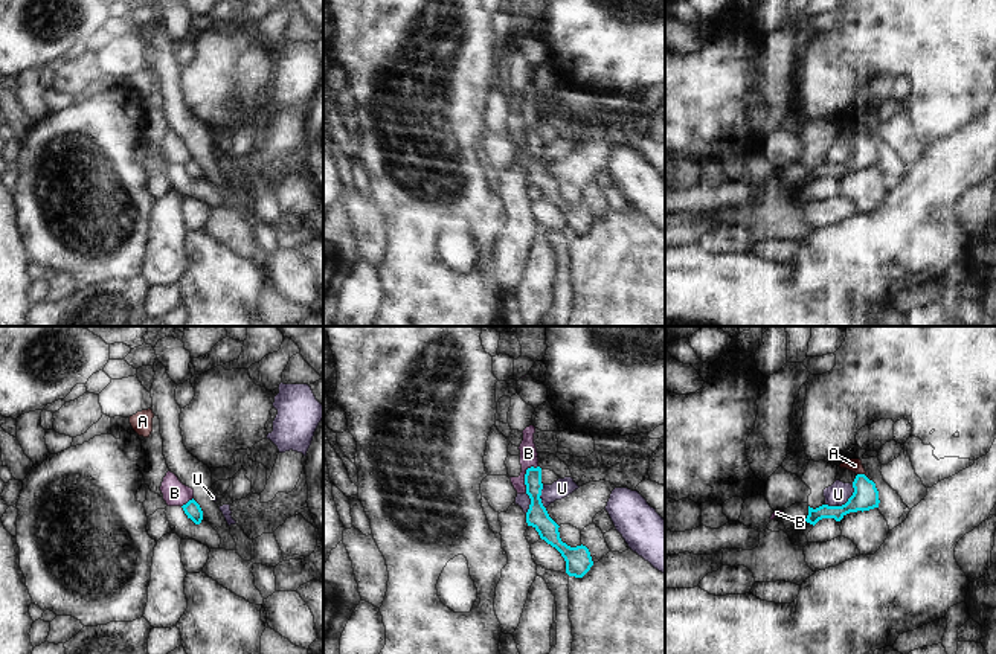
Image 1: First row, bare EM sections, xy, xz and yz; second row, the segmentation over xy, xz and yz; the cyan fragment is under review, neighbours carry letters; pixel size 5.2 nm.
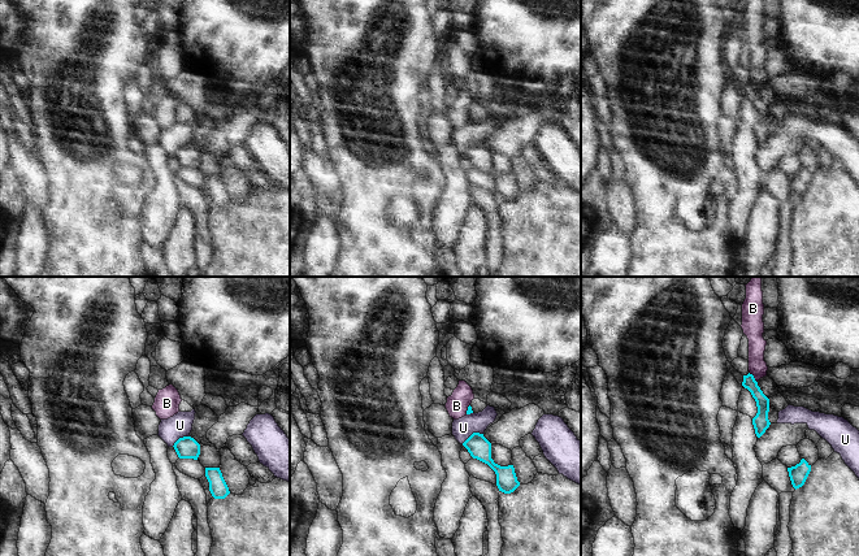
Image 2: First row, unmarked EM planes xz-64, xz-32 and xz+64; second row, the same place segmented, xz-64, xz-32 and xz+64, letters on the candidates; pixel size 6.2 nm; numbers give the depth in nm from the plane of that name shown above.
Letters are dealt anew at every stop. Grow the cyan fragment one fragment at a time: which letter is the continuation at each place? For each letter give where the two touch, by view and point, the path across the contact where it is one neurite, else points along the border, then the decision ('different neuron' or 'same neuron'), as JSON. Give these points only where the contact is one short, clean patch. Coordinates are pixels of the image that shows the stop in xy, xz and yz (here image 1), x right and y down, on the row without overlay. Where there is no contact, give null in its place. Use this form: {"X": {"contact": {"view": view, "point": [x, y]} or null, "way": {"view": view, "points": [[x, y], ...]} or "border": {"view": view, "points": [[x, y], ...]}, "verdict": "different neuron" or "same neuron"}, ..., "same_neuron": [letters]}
{"A": {"contact": {"view": "yz", "point": [862, 133]}, "border": {"view": "yz", "points": [[857, 131], [865, 134]]}, "verdict": "different neuron"}, "B": {"contact": {"view": "xz", "point": [525, 134]}, "border": {"view": "xz", "points": [[537, 124], [526, 128], [525, 150]]}, "verdict": "different neuron"}, "U": {"contact": {"view": "yz", "point": [845, 162]}, "border": {"view": "yz", "points": [[853, 144], [853, 153], [844, 162], [825, 163]]}, "verdict": "different neuron"}, "same_neuron": []}

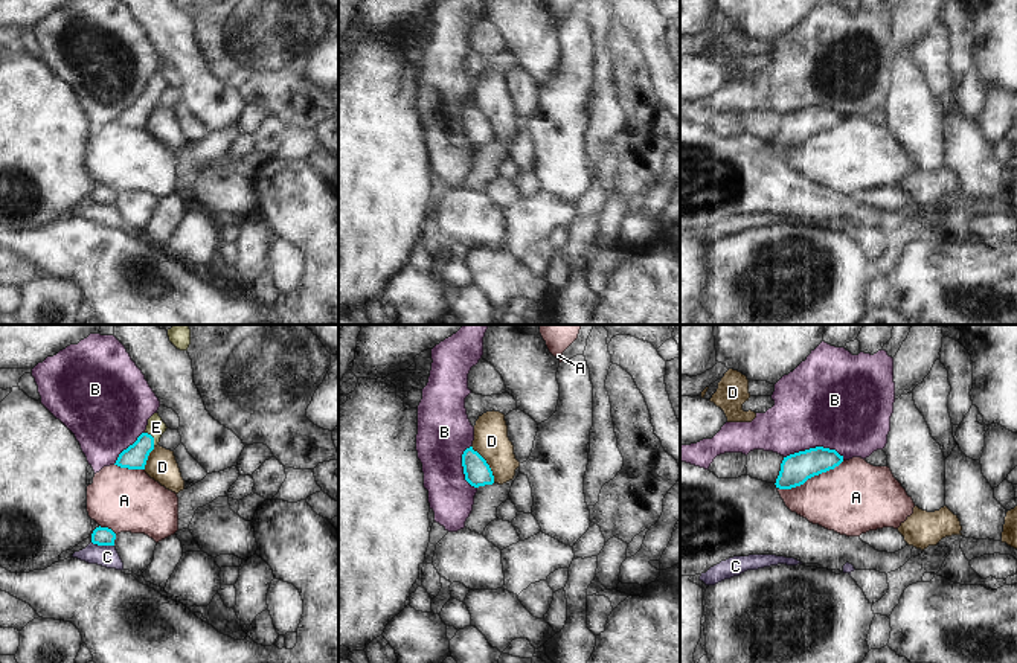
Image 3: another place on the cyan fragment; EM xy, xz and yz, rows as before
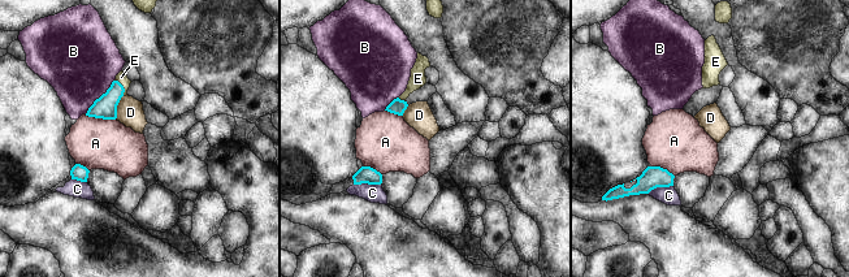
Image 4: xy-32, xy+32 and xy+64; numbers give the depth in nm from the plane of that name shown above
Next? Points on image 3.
{"A": {"contact": {"view": "yz", "point": [810, 136]}, "verdict": "different neuron"}, "B": {"contact": {"view": "yz", "point": [813, 107]}, "border": {"view": "yz", "points": [[843, 115], [834, 108], [810, 105], [784, 116]]}, "verdict": "different neuron"}, "C": {"contact": {"view": "xy", "point": [102, 203]}, "border": {"view": "xy", "points": [[92, 200], [101, 204], [113, 204]]}, "verdict": "different neuron"}, "D": {"contact": {"view": "xz", "point": [487, 122]}, "border": {"view": "xz", "points": [[471, 104], [488, 124], [494, 140]]}, "verdict": "different neuron"}, "E": {"contact": {"view": "xy", "point": [153, 96]}, "way": {"view": "xy", "points": [[134, 116], [153, 96], [156, 86]]}, "verdict": "same neuron"}, "same_neuron": ["E"]}

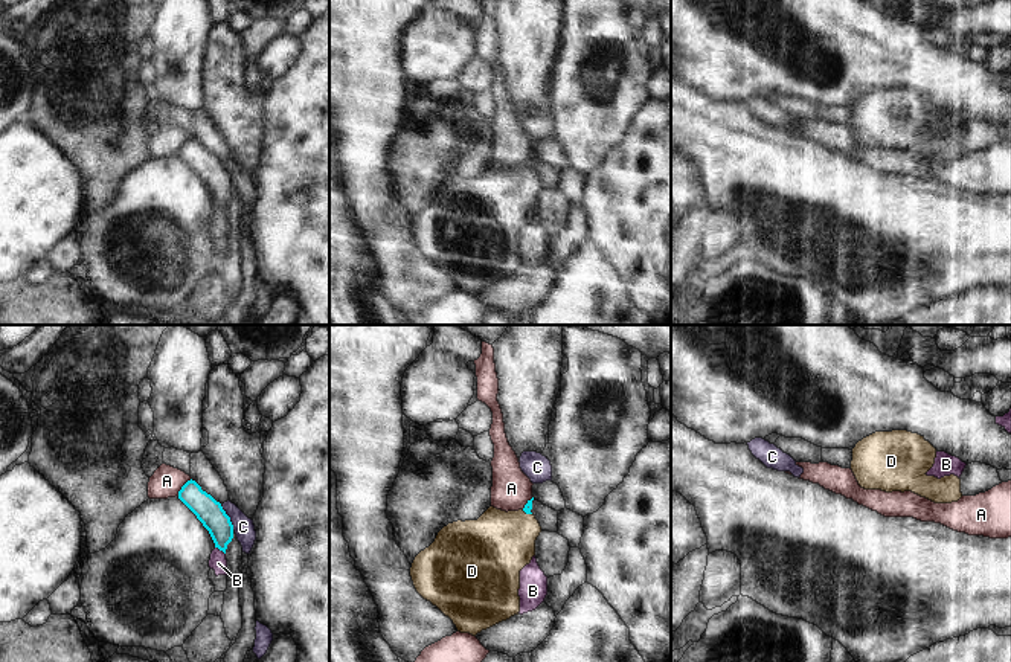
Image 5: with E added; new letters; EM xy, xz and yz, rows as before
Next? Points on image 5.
{"A": {"contact": {"view": "xy", "point": [182, 145]}, "border": {"view": "xy", "points": [[191, 138], [177, 153]]}, "verdict": "different neuron"}, "B": {"contact": {"view": "xy", "point": [220, 208]}, "border": {"view": "xy", "points": [[215, 205], [224, 212]]}, "verdict": "different neuron"}, "C": {"contact": {"view": "xy", "point": [229, 176]}, "verdict": "different neuron"}, "D": {"contact": {"view": "xz", "point": [526, 171]}, "way": {"view": "xz", "points": [[528, 165], [526, 171], [494, 206]]}, "verdict": "same neuron"}, "same_neuron": ["D"]}

